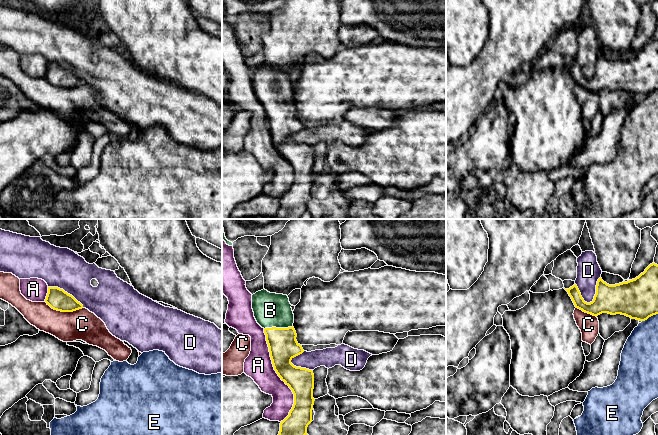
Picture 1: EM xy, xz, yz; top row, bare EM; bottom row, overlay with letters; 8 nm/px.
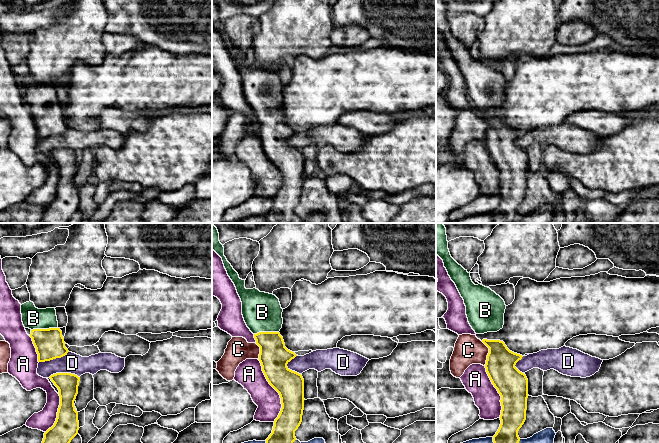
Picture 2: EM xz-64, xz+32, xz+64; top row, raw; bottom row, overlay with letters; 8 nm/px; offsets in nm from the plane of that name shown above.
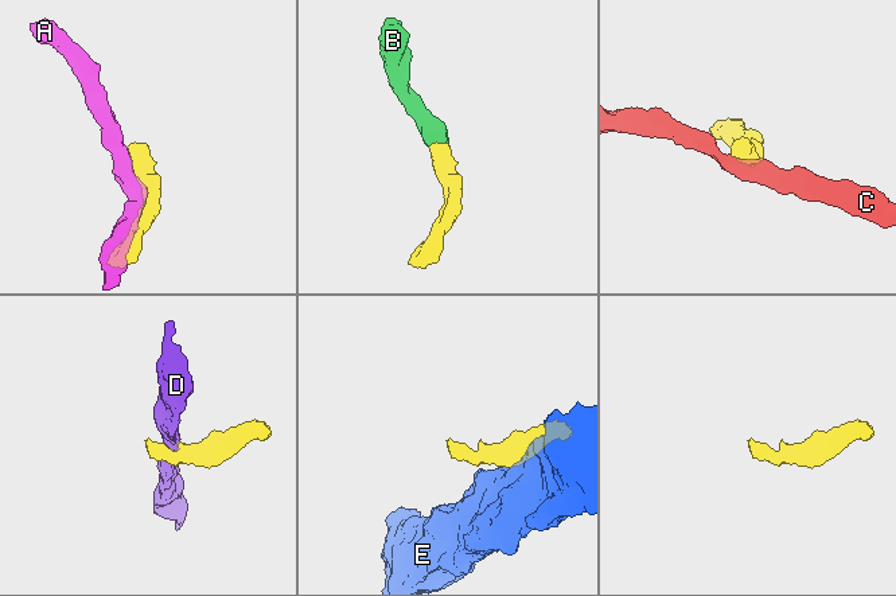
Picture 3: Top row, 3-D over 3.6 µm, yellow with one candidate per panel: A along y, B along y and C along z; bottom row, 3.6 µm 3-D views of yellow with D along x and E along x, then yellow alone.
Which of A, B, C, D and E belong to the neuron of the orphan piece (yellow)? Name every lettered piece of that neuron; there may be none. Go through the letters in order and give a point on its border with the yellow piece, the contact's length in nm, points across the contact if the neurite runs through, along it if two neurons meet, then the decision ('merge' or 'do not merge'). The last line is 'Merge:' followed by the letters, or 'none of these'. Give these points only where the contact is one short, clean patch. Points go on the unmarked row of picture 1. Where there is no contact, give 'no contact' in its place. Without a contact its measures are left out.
A: contact xz (278, 151); length 750 nm; do not merge
B: contact xz (278, 104); length 240 nm; way xz (283, 122), (278, 104), (277, 94), (270, 86); merge
C: contact xy (63, 87); length 320 nm; border xy (44, 77), (52, 84), (61, 87), (75, 87), (82, 84); do not merge
D: contact yz (596, 68); length 240 nm; border yz (600, 52), (597, 57), (594, 74), (589, 78), (585, 78); do not merge
E: contact yz (649, 92); length 140 nm; do not merge
Merge: B

